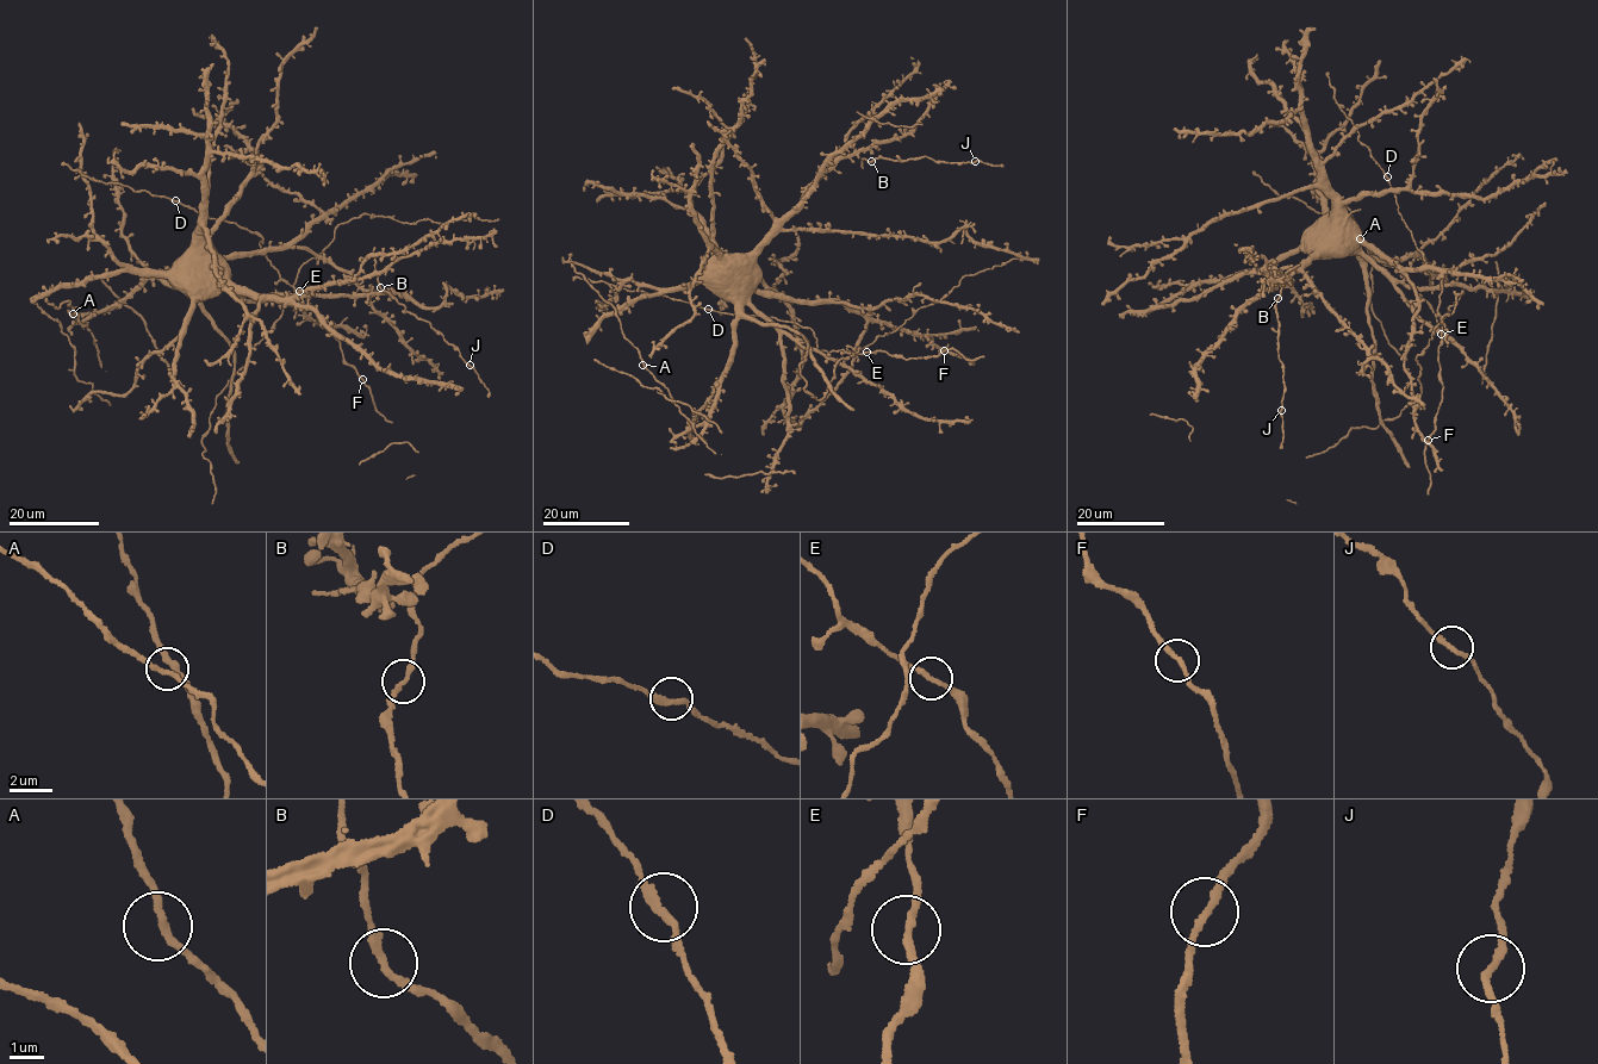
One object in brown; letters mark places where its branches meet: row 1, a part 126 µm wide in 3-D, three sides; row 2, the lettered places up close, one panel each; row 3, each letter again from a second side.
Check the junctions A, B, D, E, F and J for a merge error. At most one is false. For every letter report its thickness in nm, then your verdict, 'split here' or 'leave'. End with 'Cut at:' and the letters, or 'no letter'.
A: 220 nm | leave
B: 240 nm | leave
D: 240 nm | leave
E: 200 nm | leave
F: 220 nm | leave
J: 200 nm | leave
Cut at: no letter

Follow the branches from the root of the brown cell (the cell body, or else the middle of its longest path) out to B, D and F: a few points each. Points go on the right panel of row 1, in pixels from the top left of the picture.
B: (1328, 142), (1313, 162), (1328, 216), (1312, 228), (1322, 240), (1289, 278), (1268, 275), (1281, 287), (1278, 298)
D: (1328, 142), (1349, 114), (1343, 107), (1357, 131), (1359, 141), (1387, 176)
F: (1328, 142), (1349, 114), (1343, 107), (1359, 141), (1386, 175), (1423, 259), (1442, 272), (1443, 397), (1428, 440)

